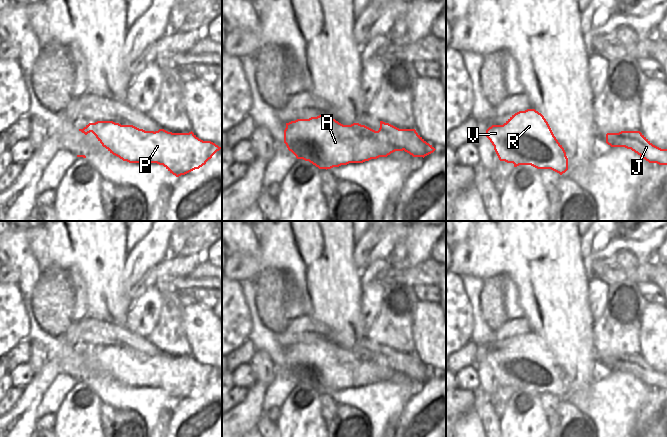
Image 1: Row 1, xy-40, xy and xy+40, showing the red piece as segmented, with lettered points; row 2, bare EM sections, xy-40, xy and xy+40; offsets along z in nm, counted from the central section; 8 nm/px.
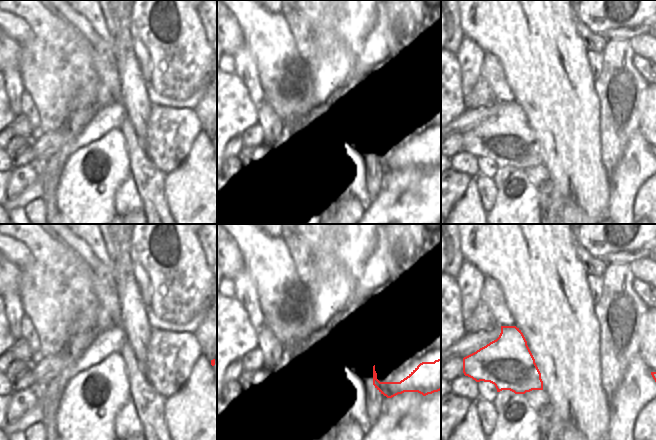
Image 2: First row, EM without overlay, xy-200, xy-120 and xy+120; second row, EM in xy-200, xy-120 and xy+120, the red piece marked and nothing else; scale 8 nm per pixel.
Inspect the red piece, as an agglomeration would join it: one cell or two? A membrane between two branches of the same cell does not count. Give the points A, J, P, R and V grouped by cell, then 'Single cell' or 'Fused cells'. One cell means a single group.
Groups: A P R V / J. Fused cells

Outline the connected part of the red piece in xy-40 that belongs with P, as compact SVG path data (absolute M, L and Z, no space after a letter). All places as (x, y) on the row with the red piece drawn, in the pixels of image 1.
M97 121L79 129L92 132L110 153L129 163L157 163L179 177L199 169L222 149L199 139L192 131L172 133L145 131L133 125Z

